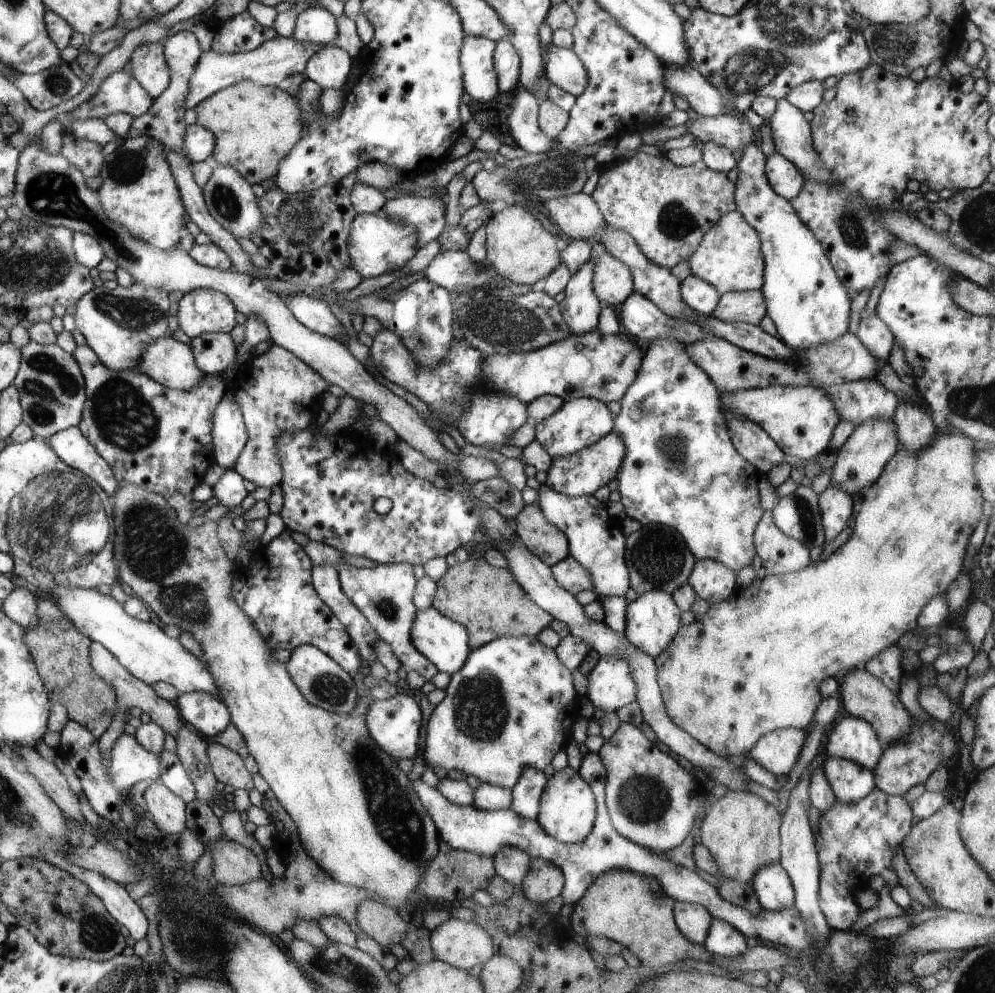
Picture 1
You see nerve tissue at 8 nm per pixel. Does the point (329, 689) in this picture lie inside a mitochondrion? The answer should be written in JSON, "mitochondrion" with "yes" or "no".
{"mitochondrion":"yes"}

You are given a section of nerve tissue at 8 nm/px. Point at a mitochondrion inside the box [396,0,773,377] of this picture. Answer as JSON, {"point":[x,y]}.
{"point":[561,172]}

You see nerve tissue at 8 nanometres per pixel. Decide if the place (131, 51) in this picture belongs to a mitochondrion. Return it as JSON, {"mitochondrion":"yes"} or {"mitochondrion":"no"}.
{"mitochondrion":"no"}

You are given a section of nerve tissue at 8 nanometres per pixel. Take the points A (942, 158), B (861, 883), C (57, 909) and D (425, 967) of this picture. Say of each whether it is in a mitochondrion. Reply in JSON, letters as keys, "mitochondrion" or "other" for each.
{"A":"other","B":"other","C":"other","D":"other"}

